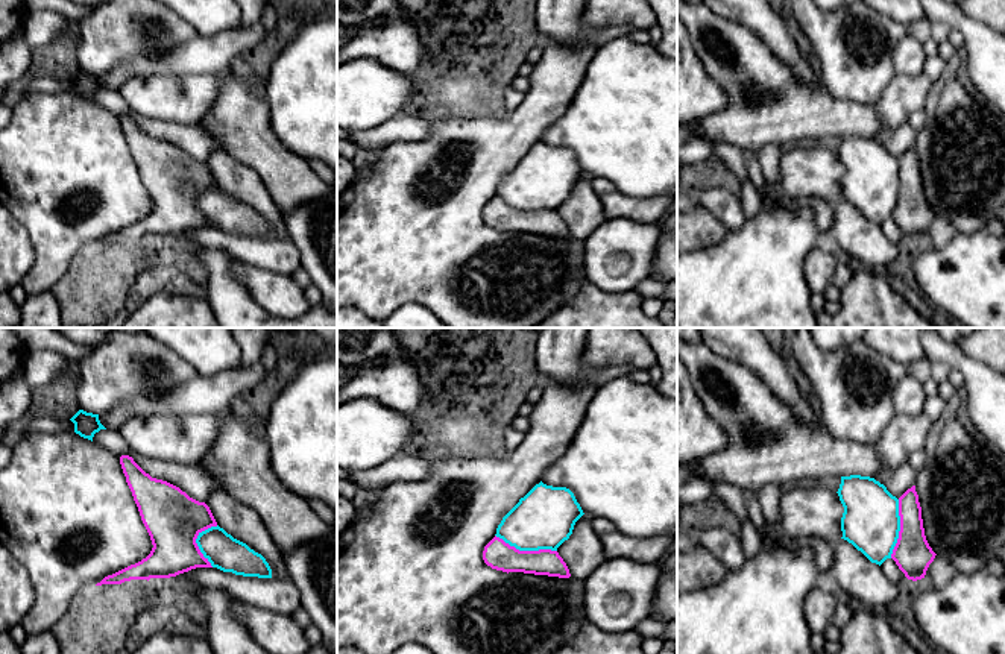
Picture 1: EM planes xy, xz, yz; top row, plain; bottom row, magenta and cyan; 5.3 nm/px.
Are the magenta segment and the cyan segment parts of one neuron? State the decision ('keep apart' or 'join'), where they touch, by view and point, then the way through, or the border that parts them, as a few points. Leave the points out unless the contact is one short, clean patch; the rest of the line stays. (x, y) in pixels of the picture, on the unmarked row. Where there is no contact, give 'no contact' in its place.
keep apart | xz (526, 211)

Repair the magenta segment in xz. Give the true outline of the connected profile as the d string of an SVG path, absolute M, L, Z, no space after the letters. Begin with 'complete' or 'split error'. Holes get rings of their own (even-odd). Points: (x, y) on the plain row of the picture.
complete; M496 196L484 206L483 220L492 229L507 234L524 232L559 238L571 237L566 223L557 211L519 211Z

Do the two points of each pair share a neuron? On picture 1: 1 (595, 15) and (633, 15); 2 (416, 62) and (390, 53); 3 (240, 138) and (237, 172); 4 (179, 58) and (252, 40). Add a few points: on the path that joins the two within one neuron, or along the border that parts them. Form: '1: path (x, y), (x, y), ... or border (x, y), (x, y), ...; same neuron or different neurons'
1: path (604, 15), (624, 15); same neuron
2: path (410, 56), (396, 53); same neuron
3: border (223, 150), (249, 166), (266, 185); different neurons
4: path (198, 56), (213, 55), (226, 44), (234, 43); same neuron

